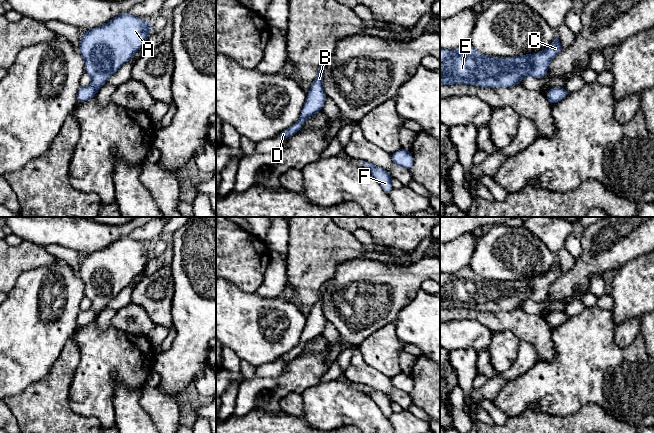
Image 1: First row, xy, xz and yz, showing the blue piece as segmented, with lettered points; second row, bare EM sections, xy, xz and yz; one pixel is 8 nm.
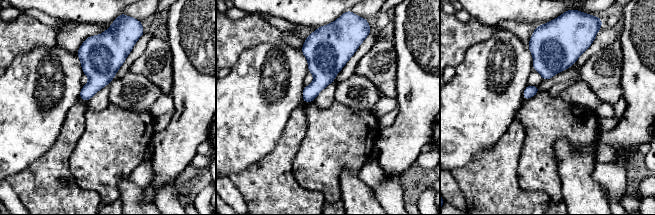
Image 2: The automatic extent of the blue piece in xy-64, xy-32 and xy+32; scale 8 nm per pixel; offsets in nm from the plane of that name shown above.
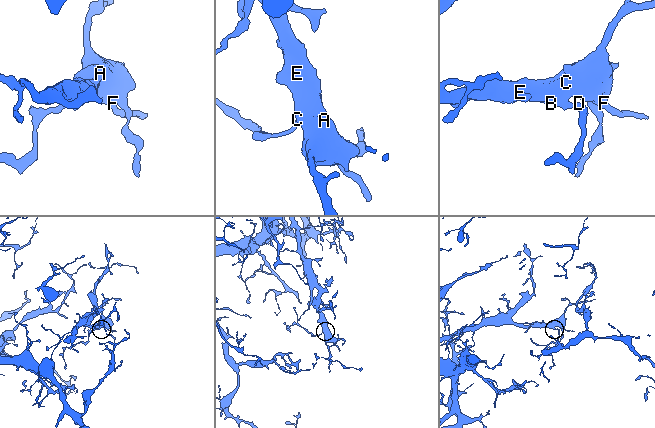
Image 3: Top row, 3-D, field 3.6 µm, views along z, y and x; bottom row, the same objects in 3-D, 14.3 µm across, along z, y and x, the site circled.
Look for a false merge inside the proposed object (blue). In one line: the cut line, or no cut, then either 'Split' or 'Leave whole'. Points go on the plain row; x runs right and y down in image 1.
No split. Leave whole

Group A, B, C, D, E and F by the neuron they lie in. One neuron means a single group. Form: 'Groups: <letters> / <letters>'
Groups: A B C D E F

